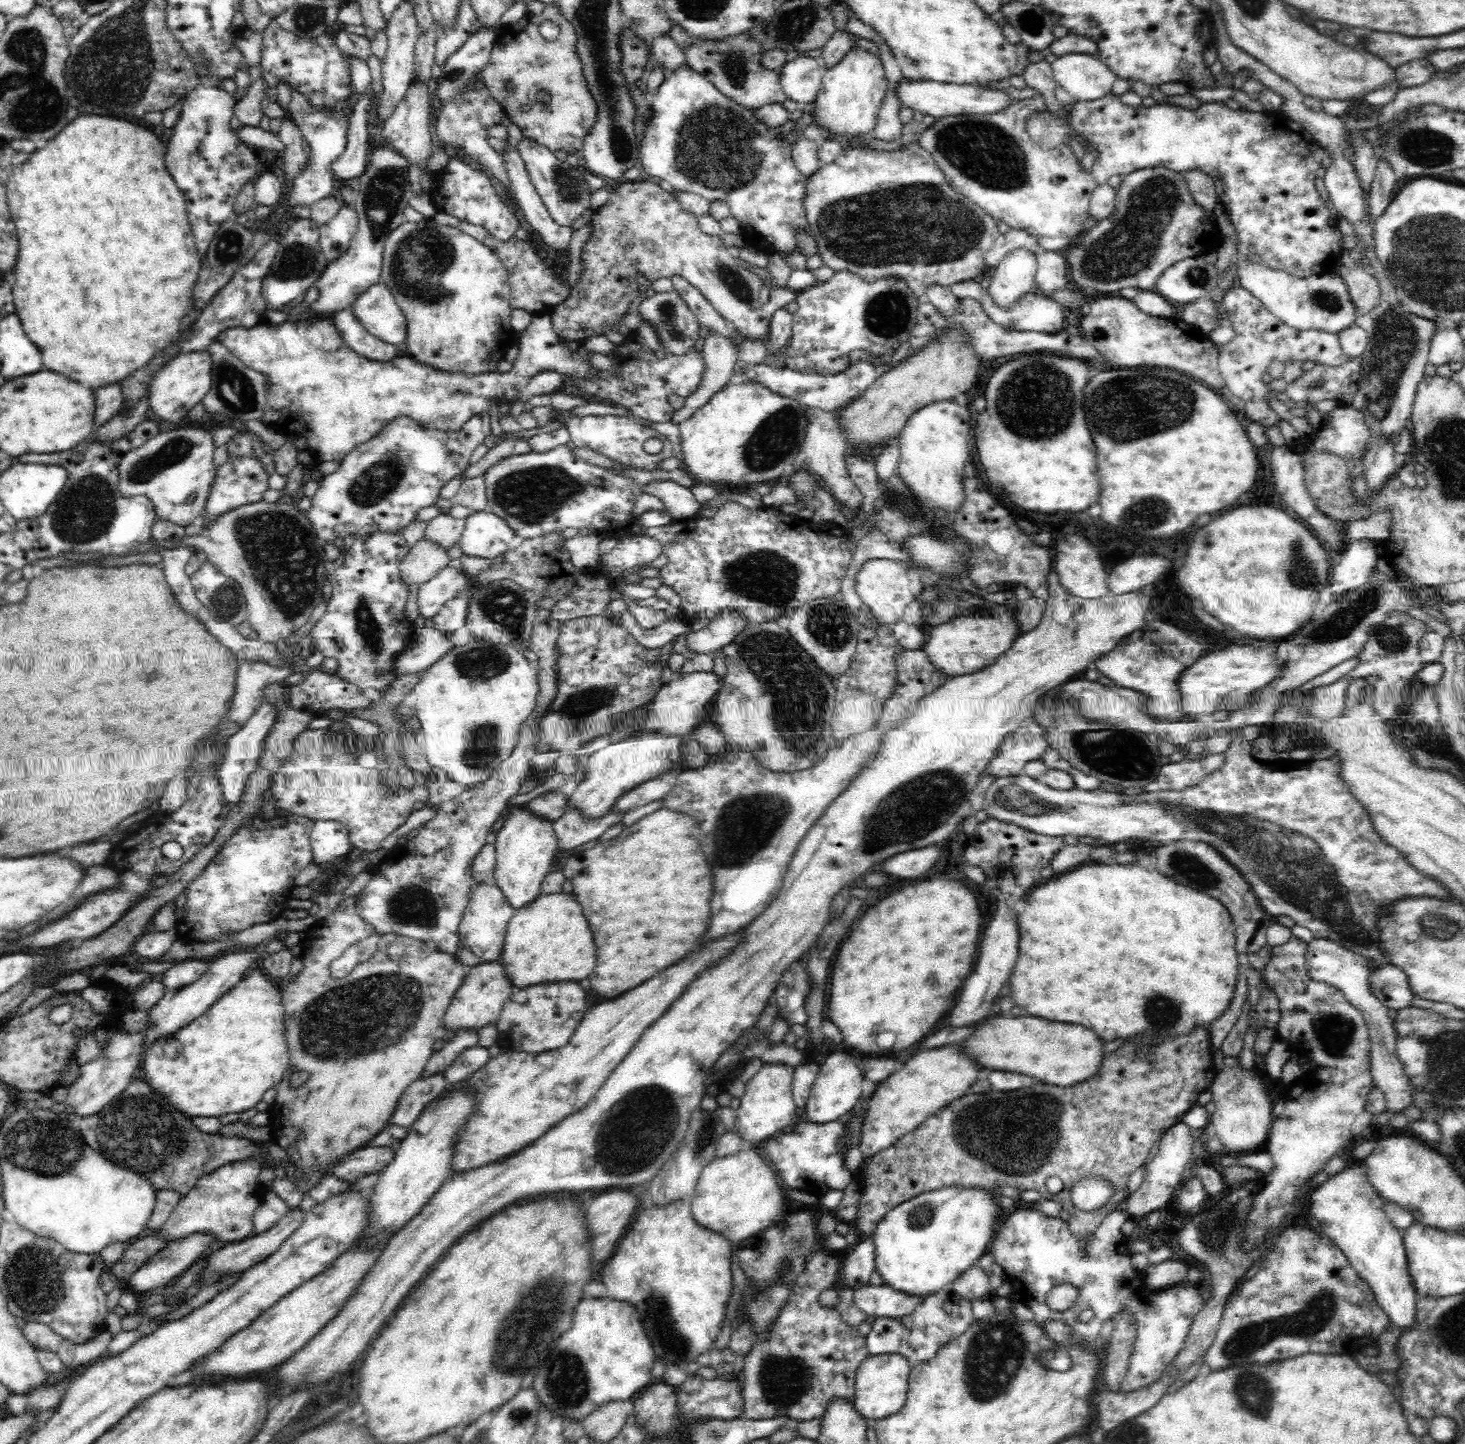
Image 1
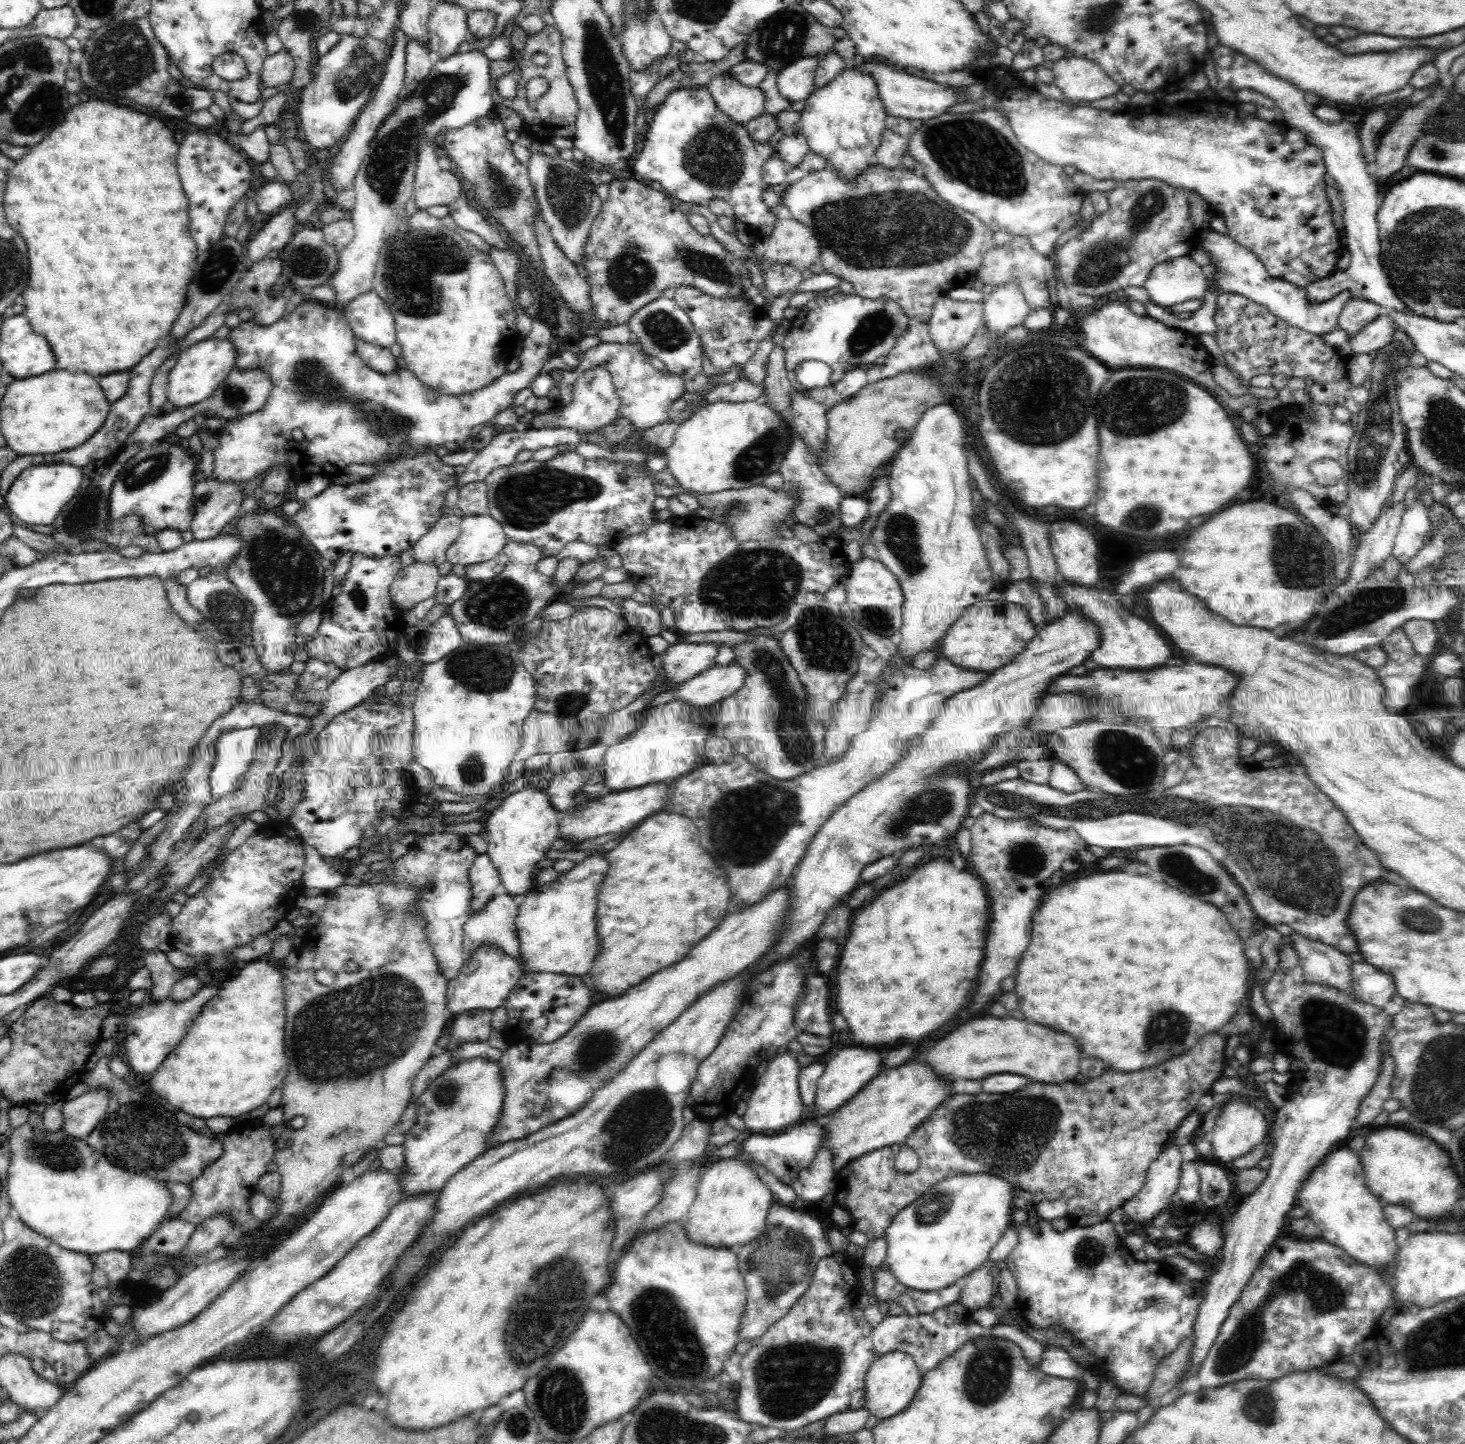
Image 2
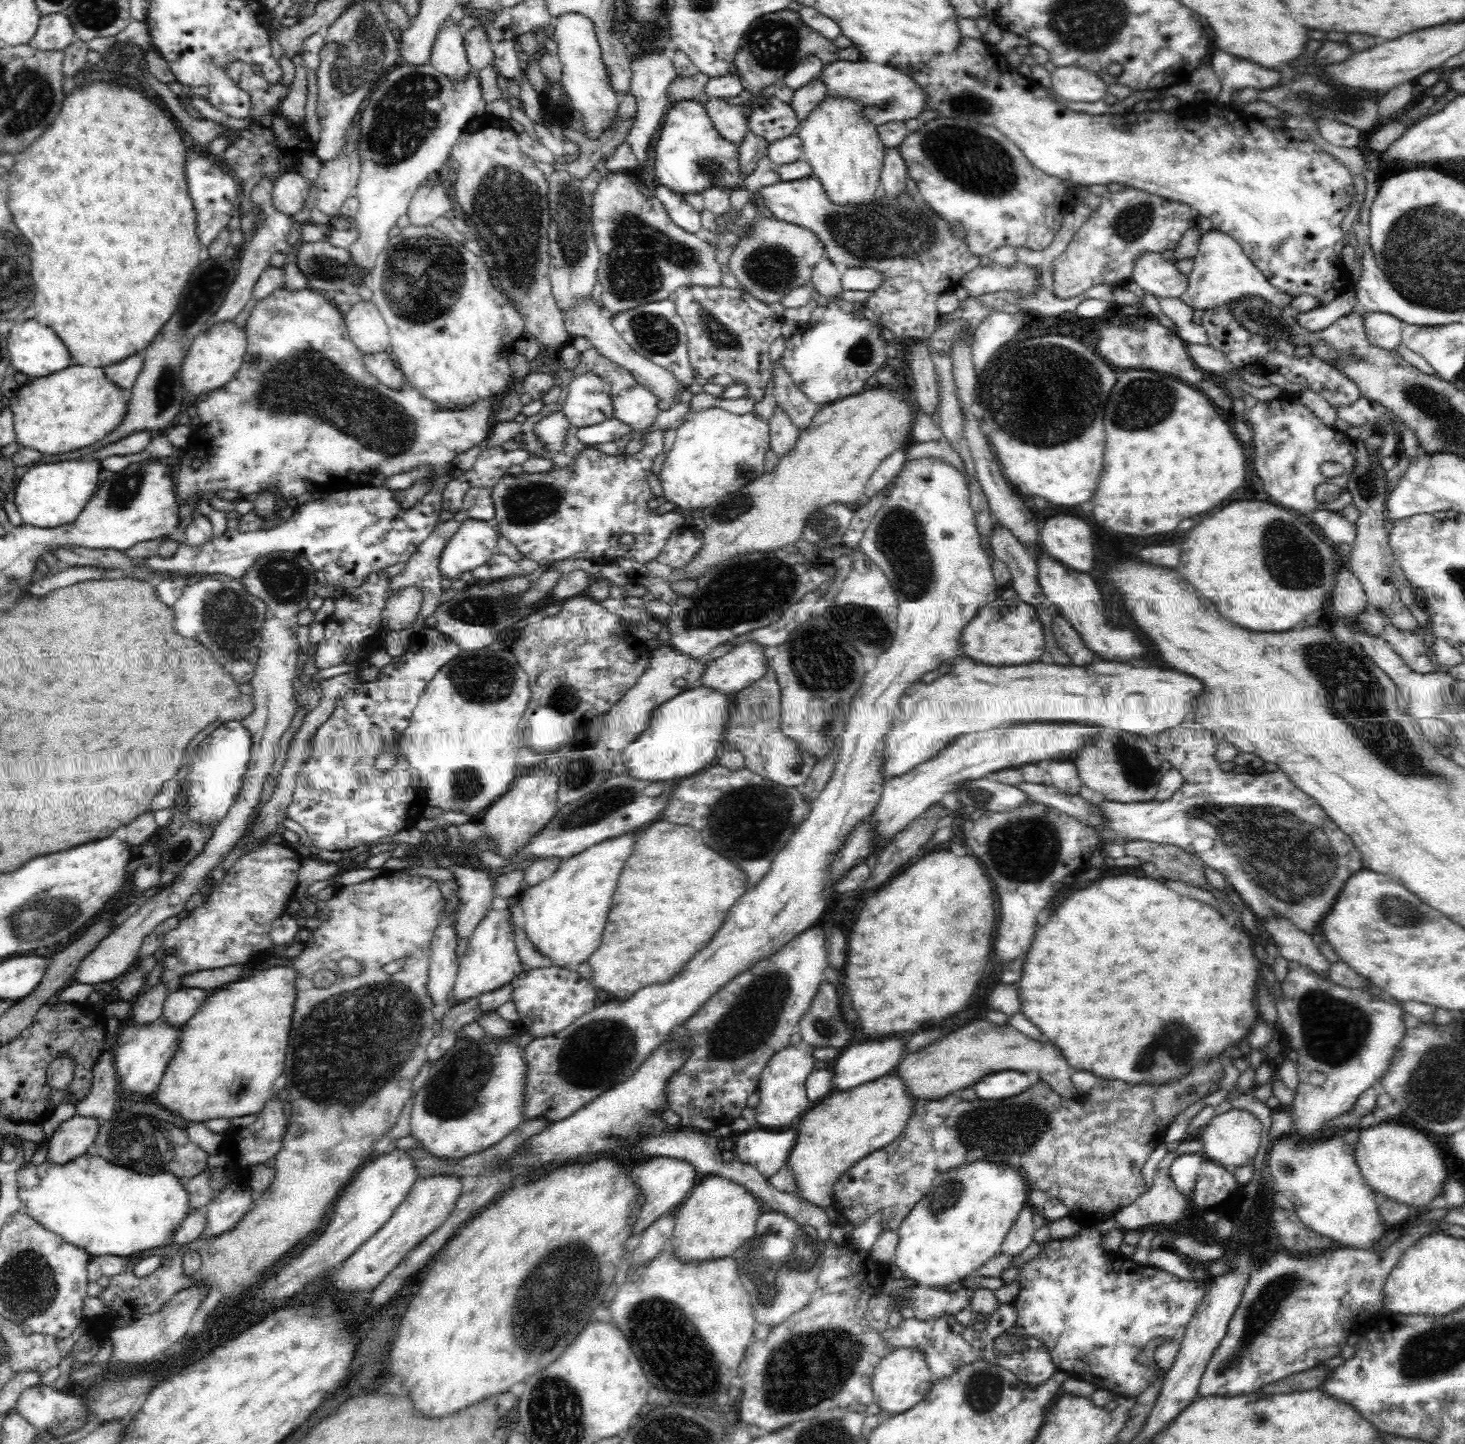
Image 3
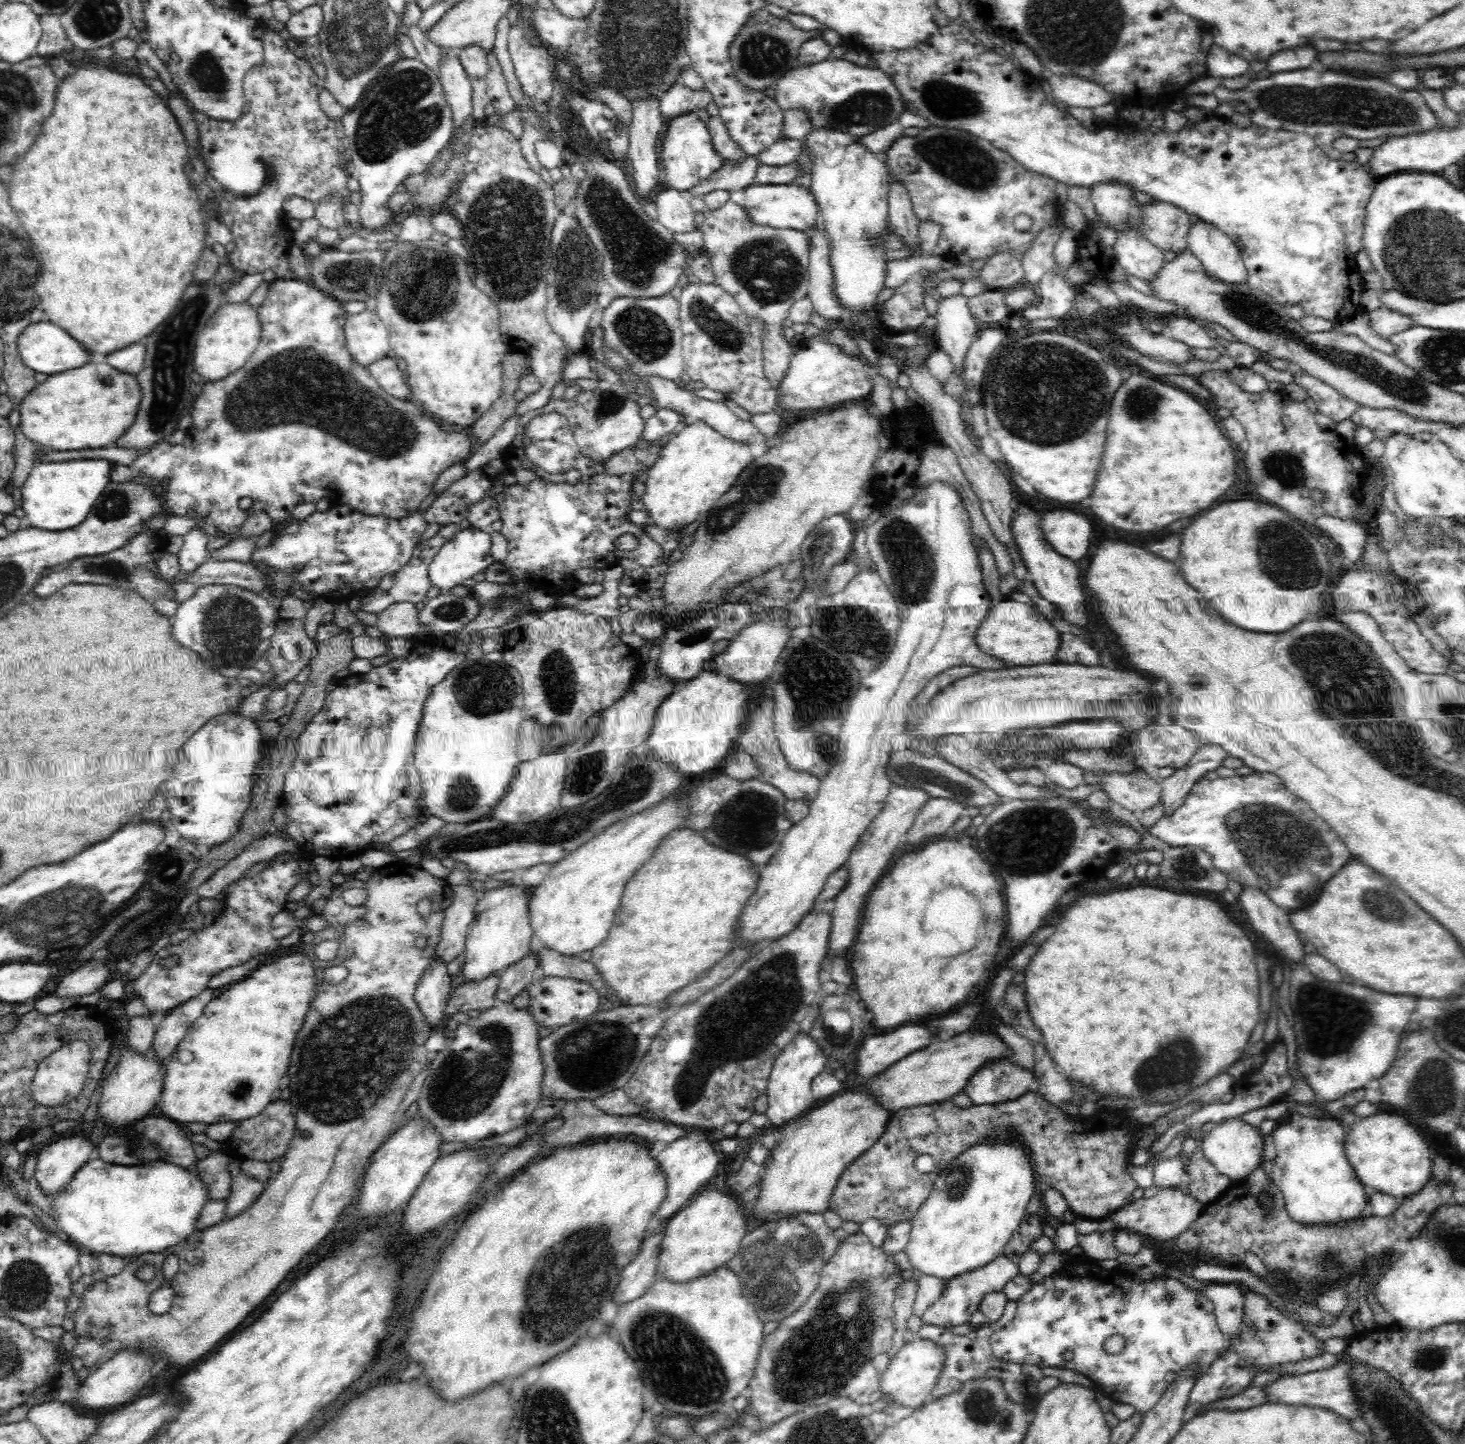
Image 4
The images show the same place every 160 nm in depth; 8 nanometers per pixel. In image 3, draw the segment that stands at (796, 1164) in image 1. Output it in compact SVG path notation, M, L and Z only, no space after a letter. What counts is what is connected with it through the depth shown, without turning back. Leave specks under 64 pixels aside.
M754 1126L752 1129L742 1133L738 1141L735 1142L733 1151L736 1158L752 1165L768 1178L785 1165L796 1135L794 1126L787 1131L769 1130Z

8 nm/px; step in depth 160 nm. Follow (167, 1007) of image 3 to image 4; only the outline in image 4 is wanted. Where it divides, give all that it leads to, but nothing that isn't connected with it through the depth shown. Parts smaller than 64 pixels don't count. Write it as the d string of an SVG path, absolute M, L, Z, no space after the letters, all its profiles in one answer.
M208 987L199 996L187 1001L157 1021L156 1036L153 1038L153 1052L161 1060L164 1068L178 1044L186 1036L188 1028L202 1016L205 1007L214 999L214 989Z

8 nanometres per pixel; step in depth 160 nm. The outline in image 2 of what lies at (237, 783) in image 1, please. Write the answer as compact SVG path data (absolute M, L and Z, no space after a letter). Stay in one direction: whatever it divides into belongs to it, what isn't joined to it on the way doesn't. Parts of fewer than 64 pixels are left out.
M261 728L236 729L216 740L216 760L209 772L212 799L220 799L235 790L235 786L258 752Z

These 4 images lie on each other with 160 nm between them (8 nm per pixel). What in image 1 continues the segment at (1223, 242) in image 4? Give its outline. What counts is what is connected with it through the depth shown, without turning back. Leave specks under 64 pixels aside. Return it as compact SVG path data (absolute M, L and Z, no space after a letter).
M1238 260L1237 263L1237 284L1255 296L1268 312L1296 330L1314 329L1339 334L1357 318L1356 307L1350 301L1346 283L1336 273L1313 275L1304 279L1285 271L1267 268L1264 263L1257 263L1255 260Z

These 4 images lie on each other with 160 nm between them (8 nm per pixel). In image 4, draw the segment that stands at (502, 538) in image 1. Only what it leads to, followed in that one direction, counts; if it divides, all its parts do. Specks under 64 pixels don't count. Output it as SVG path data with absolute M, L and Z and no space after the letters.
M470 527L461 530L452 536L452 540L444 543L444 546L436 553L428 567L431 583L440 588L441 593L450 593L454 586L462 584L466 578L472 578L478 572L484 572L490 564L494 563L490 555L490 534L480 529Z

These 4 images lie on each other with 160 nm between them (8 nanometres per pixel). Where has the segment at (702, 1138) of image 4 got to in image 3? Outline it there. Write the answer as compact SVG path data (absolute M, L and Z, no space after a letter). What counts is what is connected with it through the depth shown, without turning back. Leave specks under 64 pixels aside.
M670 1157L649 1158L643 1169L635 1172L635 1181L638 1193L644 1193L645 1202L637 1215L637 1221L633 1227L633 1236L644 1233L653 1222L664 1214L676 1211L688 1198L691 1189L698 1184L701 1175L692 1167L692 1163L684 1159Z

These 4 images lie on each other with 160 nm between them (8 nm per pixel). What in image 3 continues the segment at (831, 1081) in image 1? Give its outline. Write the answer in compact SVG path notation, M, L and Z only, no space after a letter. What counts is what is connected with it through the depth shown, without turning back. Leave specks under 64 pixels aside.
M888 1038L848 1046L838 1054L832 1072L833 1092L846 1092L891 1074L904 1054L906 1040Z

